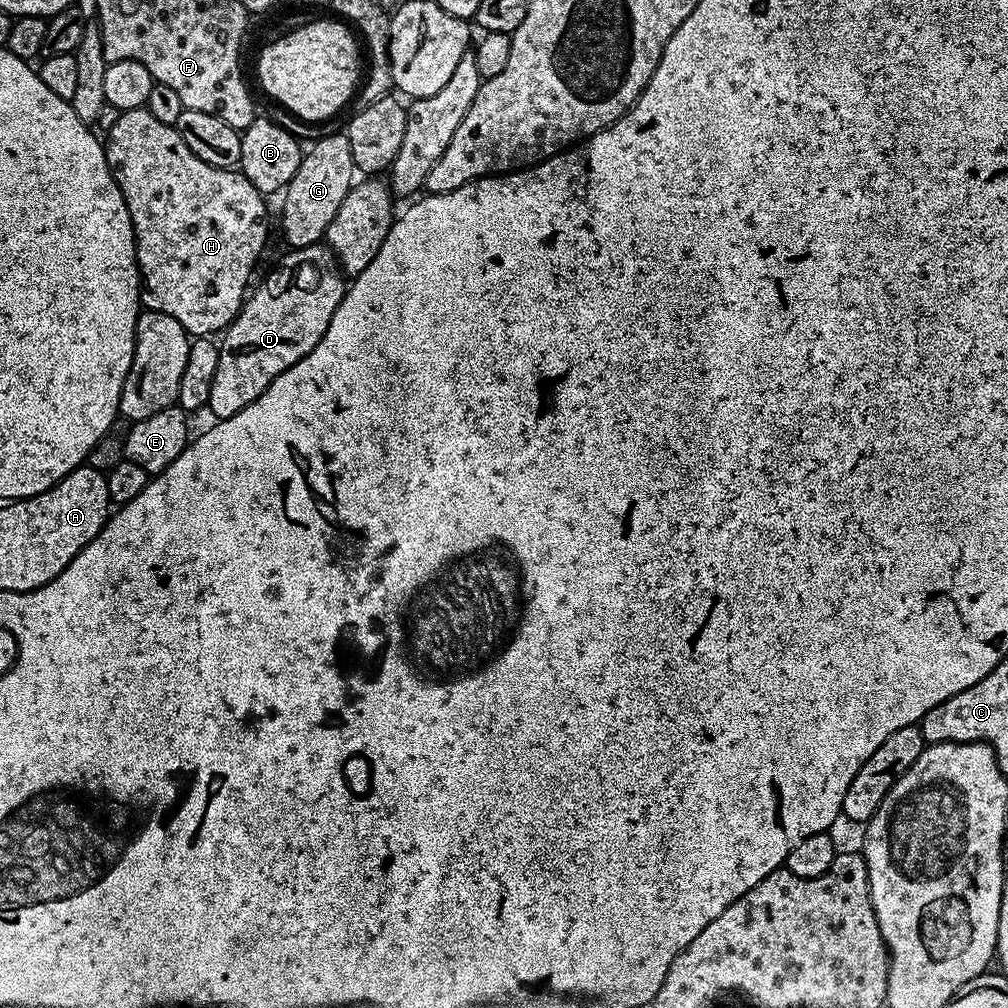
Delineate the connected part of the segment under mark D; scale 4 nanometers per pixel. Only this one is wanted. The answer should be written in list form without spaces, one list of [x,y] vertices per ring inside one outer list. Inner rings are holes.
[[[311,244],[309,248],[297,248],[287,254],[289,262],[300,264],[300,269],[293,276],[276,272],[261,288],[253,287],[236,319],[228,325],[219,341],[218,370],[214,370],[214,382],[210,385],[210,398],[206,405],[207,411],[212,411],[216,420],[230,418],[238,414],[238,410],[250,406],[250,402],[254,402],[254,398],[258,398],[262,390],[266,390],[266,386],[270,386],[270,382],[278,378],[278,374],[290,370],[294,362],[306,358],[306,354],[310,354],[310,350],[318,346],[322,334],[326,334],[330,318],[334,318],[334,310],[342,302],[346,291],[346,277],[336,263],[336,256],[331,248]]]

